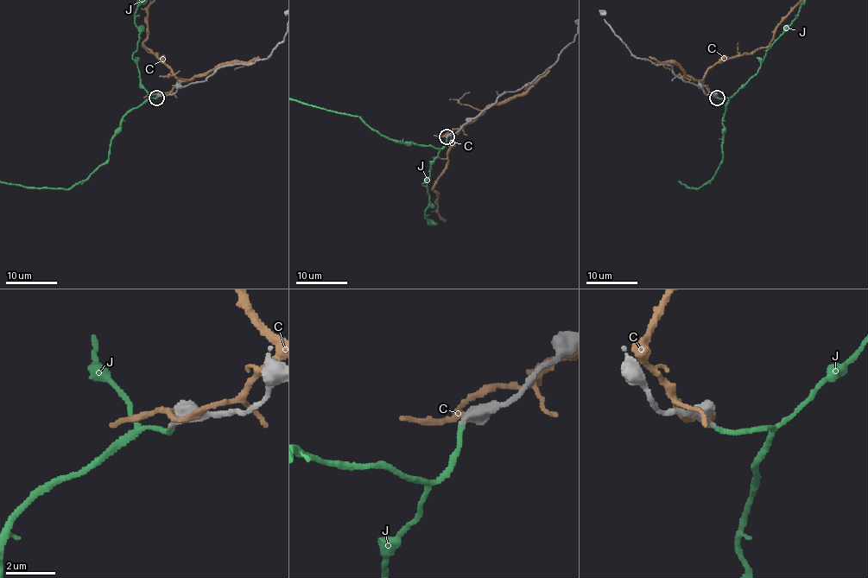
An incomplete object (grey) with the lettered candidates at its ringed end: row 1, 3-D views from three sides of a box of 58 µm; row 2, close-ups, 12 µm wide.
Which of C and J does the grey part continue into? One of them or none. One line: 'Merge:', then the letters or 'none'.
Merge: J

